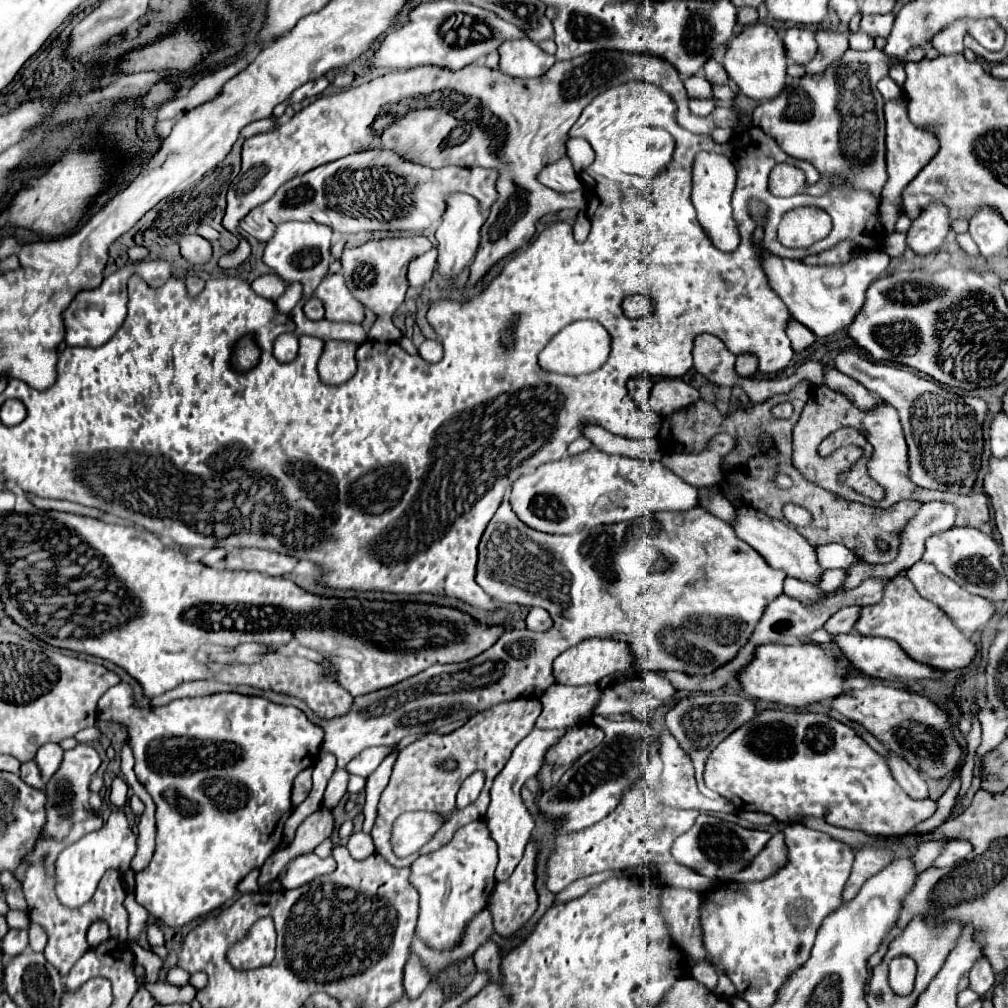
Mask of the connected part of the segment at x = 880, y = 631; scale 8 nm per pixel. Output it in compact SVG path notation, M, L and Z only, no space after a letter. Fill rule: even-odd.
M897 575L887 581L883 599L875 605L863 607L859 613L859 619L853 627L861 635L871 637L885 637L893 639L901 645L901 649L919 663L925 663L937 671L951 671L951 669L963 669L967 667L975 657L975 643L971 643L957 627L955 623L931 601L925 601L913 587L913 583L907 581L907 577Z

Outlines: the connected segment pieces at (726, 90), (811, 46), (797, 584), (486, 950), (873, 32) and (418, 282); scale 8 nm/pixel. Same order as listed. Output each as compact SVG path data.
M717 85L717 87L713 87L713 95L715 95L715 99L721 99L721 101L733 101L735 97L737 97L737 93L729 87L729 85Z
M793 27L787 29L785 35L785 49L787 55L793 63L797 65L807 65L809 61L813 61L815 53L817 53L817 43L815 43L815 33L803 27Z
M787 577L785 579L785 593L789 597L795 597L799 601L805 601L805 599L815 599L815 587L811 583L805 583L805 581L799 581L799 579L791 579Z
M487 939L473 955L477 969L483 969L491 975L491 981L499 977L499 947L493 939Z
M893 13L877 15L877 17L863 17L861 19L861 31L867 33L869 37L873 37L873 39L877 39L877 37L887 39L891 25L893 25L893 19L895 19Z
M435 247L429 249L425 255L413 259L409 263L409 271L407 271L407 279L409 279L409 287L417 287L421 289L425 283L429 283L433 269L435 269L435 259L437 259L437 251Z

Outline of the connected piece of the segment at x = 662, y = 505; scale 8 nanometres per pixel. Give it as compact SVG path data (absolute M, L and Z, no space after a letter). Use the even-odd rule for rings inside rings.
M595 447L585 453L565 457L561 461L551 461L541 465L535 473L523 475L513 483L511 489L511 507L517 517L535 531L567 535L581 529L591 529L603 523L621 523L637 517L645 517L655 511L685 511L697 505L697 489L669 471L661 461L643 461L623 455L607 455Z

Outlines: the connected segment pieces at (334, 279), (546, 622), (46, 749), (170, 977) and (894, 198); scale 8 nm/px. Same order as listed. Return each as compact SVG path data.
M341 273L327 275L315 289L313 297L323 301L327 321L357 323L357 325L365 321L365 305L349 293Z
M533 607L527 615L527 629L531 631L549 631L553 627L553 619L549 617L549 613L545 609L539 609L539 607Z
M45 743L35 755L35 763L39 765L41 777L45 781L49 781L53 773L57 773L57 769L61 767L61 761L63 761L63 749L57 743Z
M173 967L167 971L167 981L169 983L175 983L175 985L185 985L189 981L189 973L187 971L181 971L179 967Z
M897 97L885 103L886 121L886 159L888 181L882 190L882 202L880 204L881 224L887 233L893 231L895 221L901 215L901 191L903 187L921 171L923 165L931 161L931 157L939 151L939 139L933 131L917 127L911 123L907 113L907 101L905 97Z

